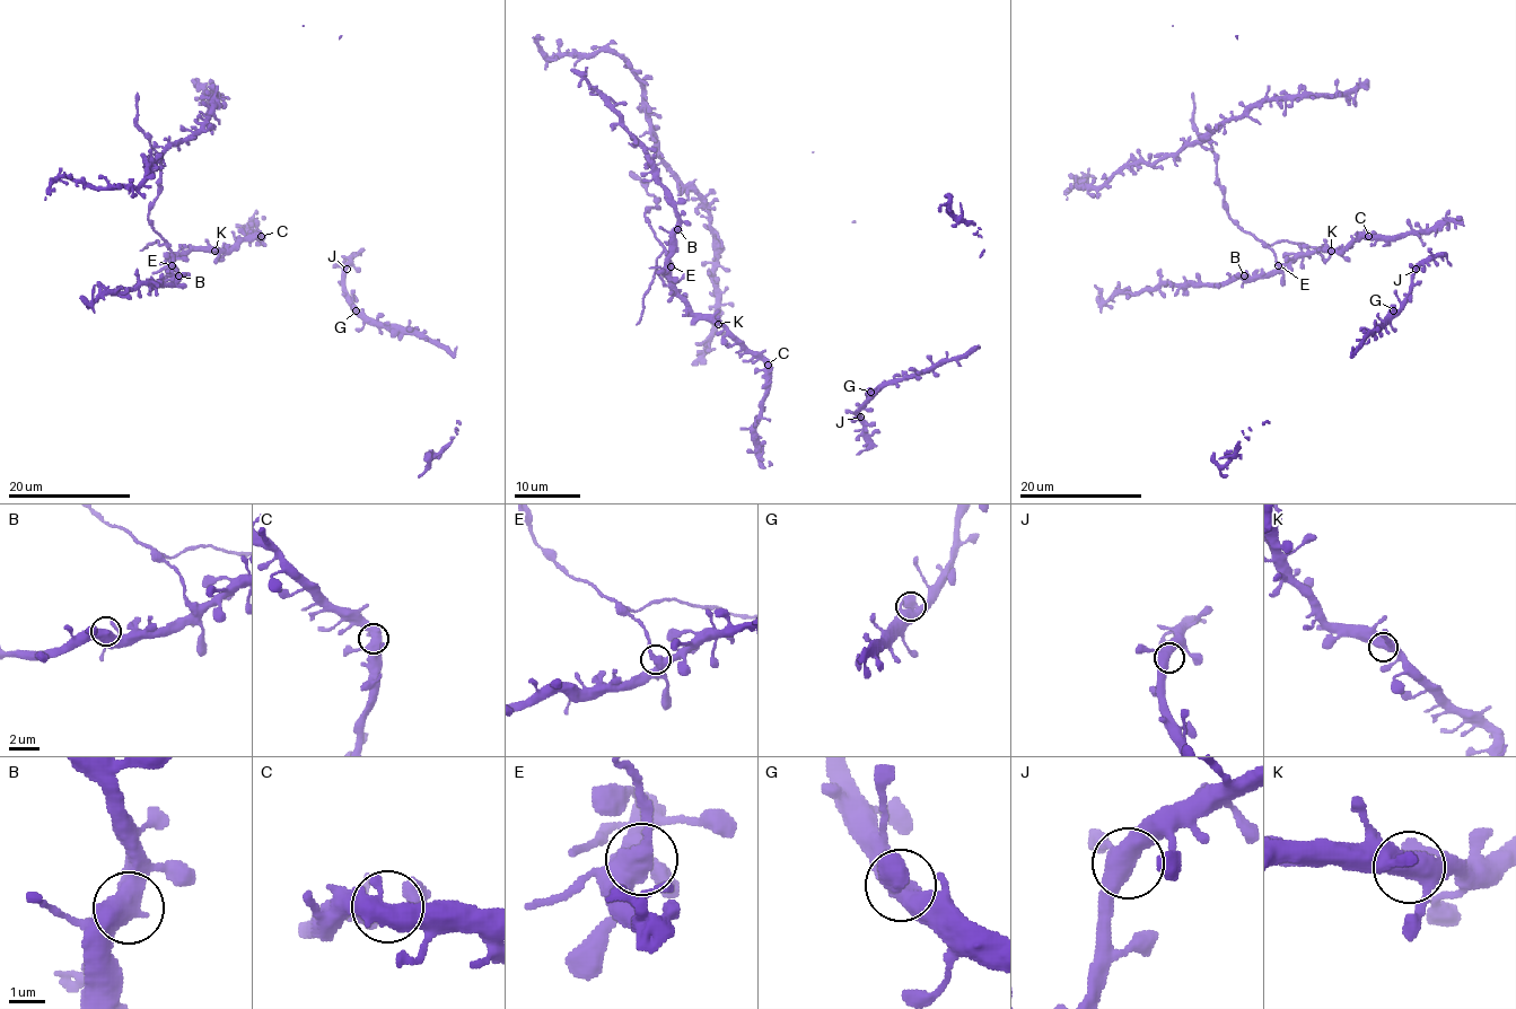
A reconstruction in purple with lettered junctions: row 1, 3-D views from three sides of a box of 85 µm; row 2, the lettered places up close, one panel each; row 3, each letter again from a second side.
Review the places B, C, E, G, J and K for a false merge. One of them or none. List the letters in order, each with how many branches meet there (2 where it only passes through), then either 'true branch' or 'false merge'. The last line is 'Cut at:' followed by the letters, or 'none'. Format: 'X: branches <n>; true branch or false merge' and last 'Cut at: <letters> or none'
B: branches 2; true branch
C: branches 3; true branch
E: branches 2; false merge
G: branches 2; true branch
J: branches 3; true branch
K: branches 3; true branch
Cut at: E

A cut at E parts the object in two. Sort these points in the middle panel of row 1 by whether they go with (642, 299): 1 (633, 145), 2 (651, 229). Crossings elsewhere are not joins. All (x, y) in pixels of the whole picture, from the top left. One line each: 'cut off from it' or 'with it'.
1: cut off from it
2: with it

